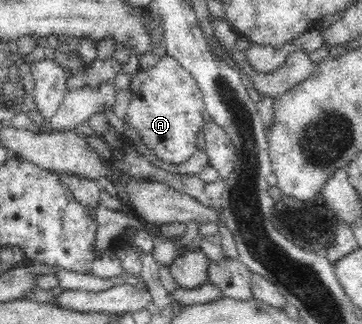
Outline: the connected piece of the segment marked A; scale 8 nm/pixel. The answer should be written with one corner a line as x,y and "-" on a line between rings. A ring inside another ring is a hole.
162,54
150,69
139,69
138,73
132,76
128,89
131,91
132,99
128,104
124,121
138,131
146,147
150,148
154,155
166,163
181,164
190,159
197,150
196,137
198,137
198,131
202,127
201,122
205,111
202,92
196,79
174,57

